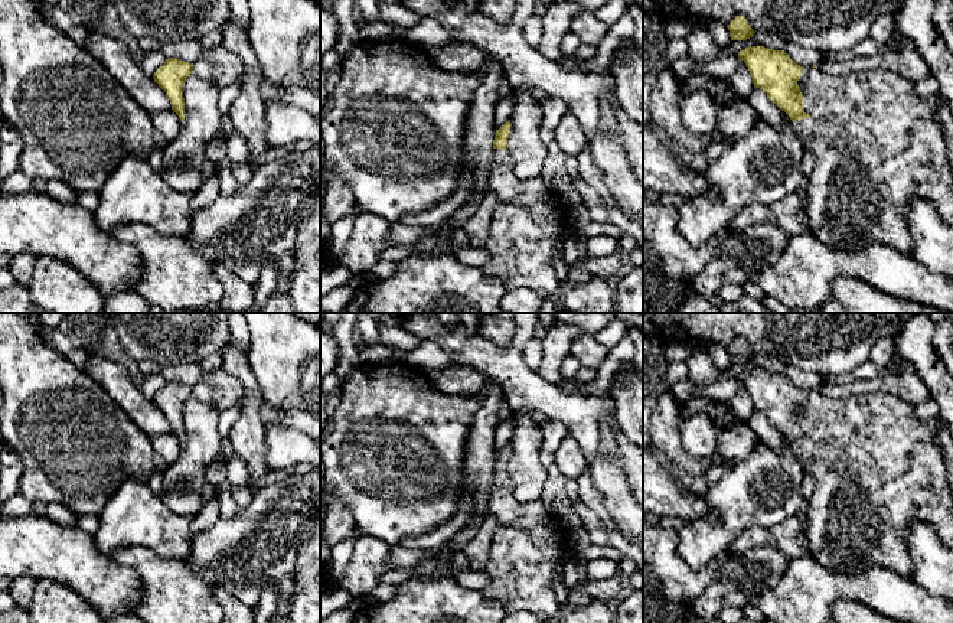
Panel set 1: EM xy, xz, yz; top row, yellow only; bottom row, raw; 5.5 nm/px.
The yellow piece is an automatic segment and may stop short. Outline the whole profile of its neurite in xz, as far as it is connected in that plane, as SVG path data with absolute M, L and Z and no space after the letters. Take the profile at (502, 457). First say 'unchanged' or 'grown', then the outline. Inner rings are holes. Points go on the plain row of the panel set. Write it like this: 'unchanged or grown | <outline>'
grown | M510 444L495 459L487 508L496 519L486 574L486 598L500 603L506 613L528 611L542 622L557 614L561 604L554 591L558 573L578 557L568 542L561 518L541 500L519 503L507 474Z

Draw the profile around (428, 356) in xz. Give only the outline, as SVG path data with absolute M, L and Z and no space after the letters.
M421 340L414 350L407 352L405 363L418 366L425 372L454 365L450 356L435 342L430 340Z

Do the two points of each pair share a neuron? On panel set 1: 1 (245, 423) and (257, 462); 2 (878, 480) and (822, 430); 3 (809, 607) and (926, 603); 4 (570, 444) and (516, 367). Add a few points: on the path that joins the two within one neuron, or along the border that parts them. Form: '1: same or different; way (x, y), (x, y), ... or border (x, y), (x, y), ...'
1: same; way (248, 433), (248, 442), (254, 452)
2: same; way (864, 466), (836, 439)
3: same; way (838, 590), (883, 590), (897, 597)
4: different; border (568, 433), (588, 460)

